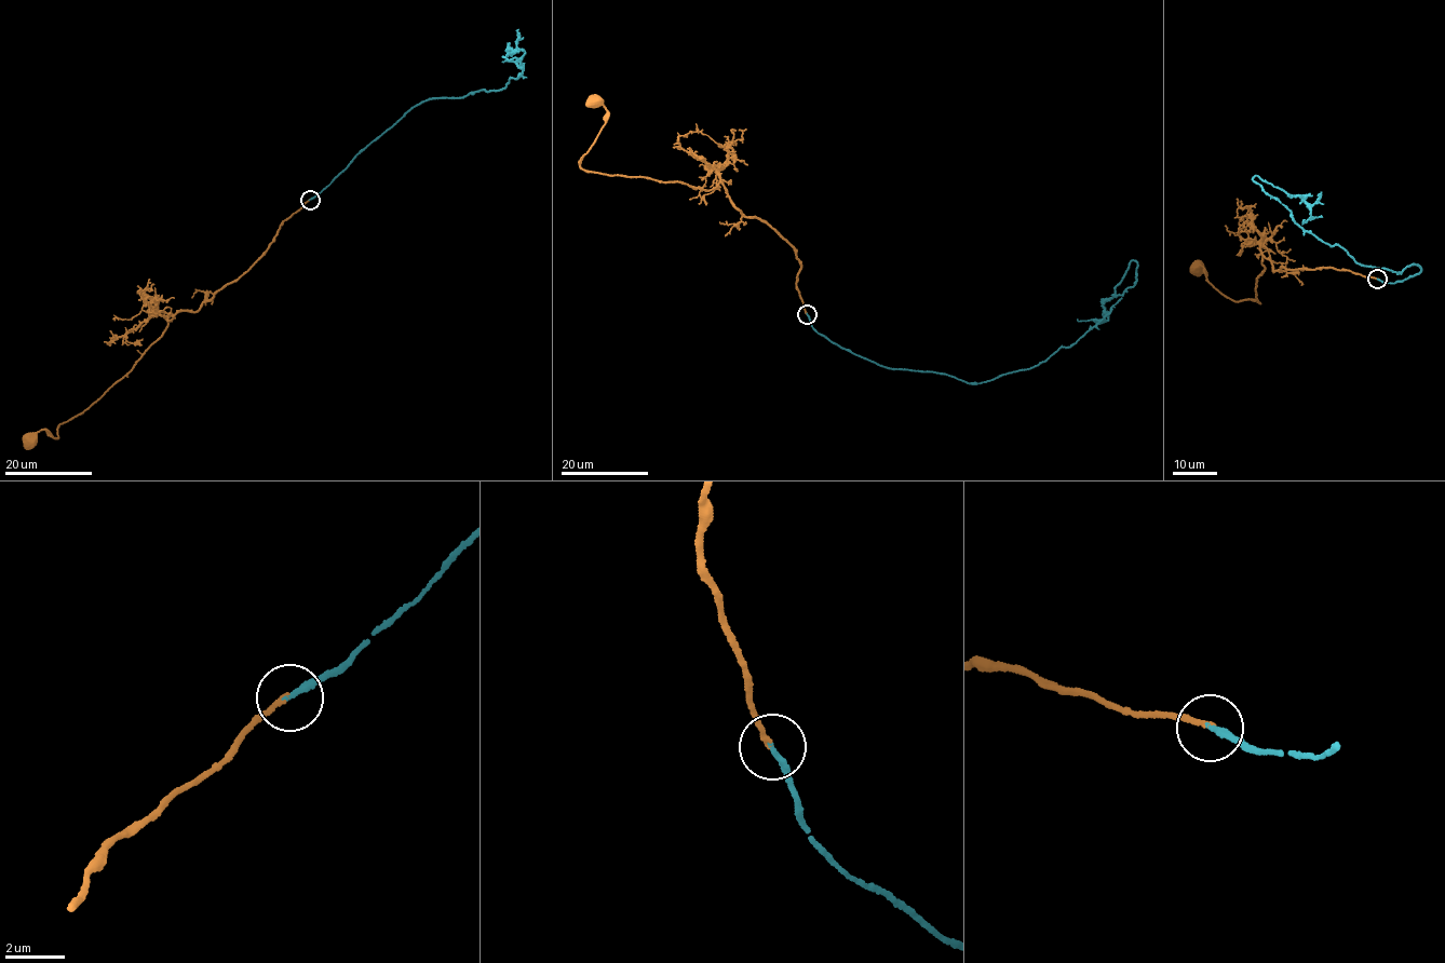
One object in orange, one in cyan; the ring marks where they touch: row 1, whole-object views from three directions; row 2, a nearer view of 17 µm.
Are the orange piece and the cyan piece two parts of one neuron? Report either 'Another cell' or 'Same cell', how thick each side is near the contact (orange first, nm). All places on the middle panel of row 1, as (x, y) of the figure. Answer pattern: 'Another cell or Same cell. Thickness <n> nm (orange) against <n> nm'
Same cell. Thickness 150 nm (orange) against 180 nm

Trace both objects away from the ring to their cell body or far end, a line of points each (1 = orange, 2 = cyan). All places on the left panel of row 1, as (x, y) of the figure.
1: (310, 199), (248, 269), (196, 311), (167, 316), (132, 370), (56, 428), (57, 437), (43, 429), (28, 442)
2: (310, 199), (406, 112), (429, 99), (503, 87), (523, 72), (521, 59), (503, 56), (525, 52), (502, 60)

